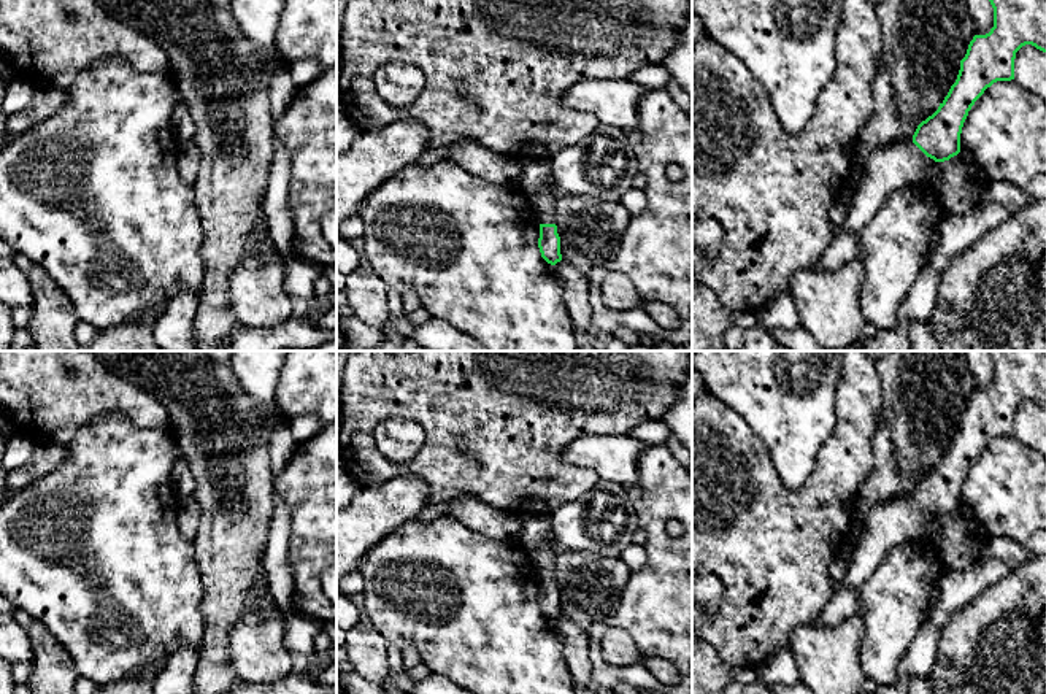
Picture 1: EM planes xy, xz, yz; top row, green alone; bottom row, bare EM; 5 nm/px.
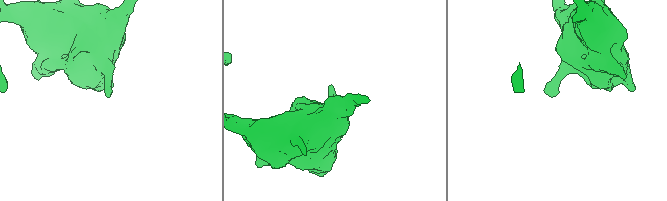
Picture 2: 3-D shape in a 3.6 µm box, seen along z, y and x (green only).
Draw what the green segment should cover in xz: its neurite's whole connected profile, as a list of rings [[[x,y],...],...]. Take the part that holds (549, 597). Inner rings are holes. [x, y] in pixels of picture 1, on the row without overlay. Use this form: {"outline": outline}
{"outline": [[[549,534],[549,537],[532,556],[532,564],[535,567],[536,575],[540,576],[538,603],[541,613],[551,621],[556,621],[562,616],[560,592],[557,589],[557,581],[554,580],[554,557],[559,549],[560,546],[556,542],[554,535]]]}

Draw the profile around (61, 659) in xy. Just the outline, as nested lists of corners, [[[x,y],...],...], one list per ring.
[[[17,610],[14,618],[33,642],[33,672],[27,681],[32,694],[76,694],[78,673],[68,651],[27,611]]]

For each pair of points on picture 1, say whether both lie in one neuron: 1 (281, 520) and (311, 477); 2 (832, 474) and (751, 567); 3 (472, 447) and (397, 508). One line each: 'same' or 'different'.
1: different
2: same
3: different

